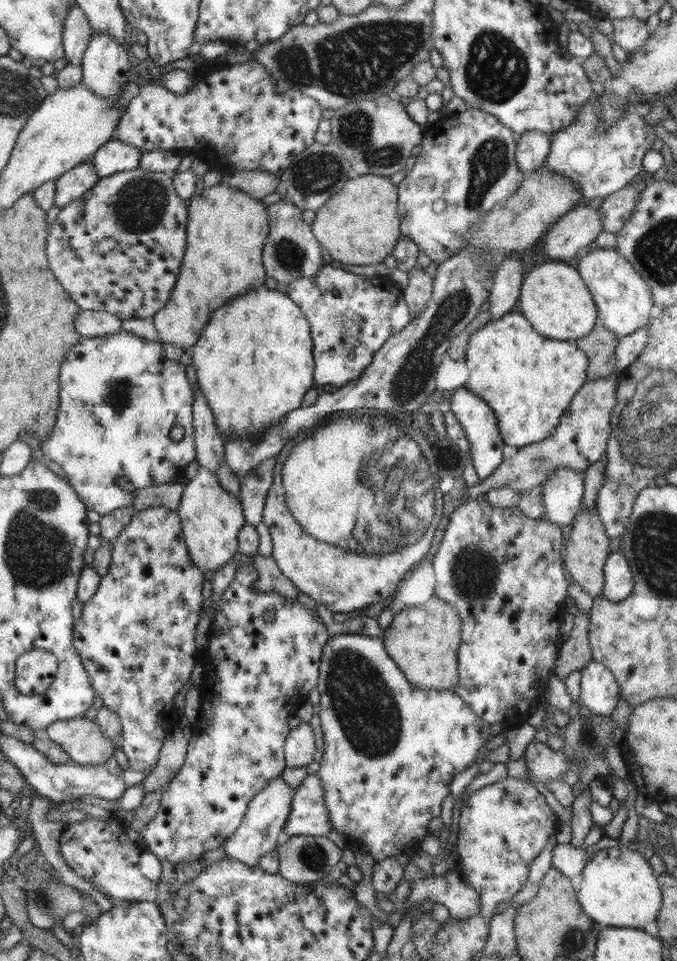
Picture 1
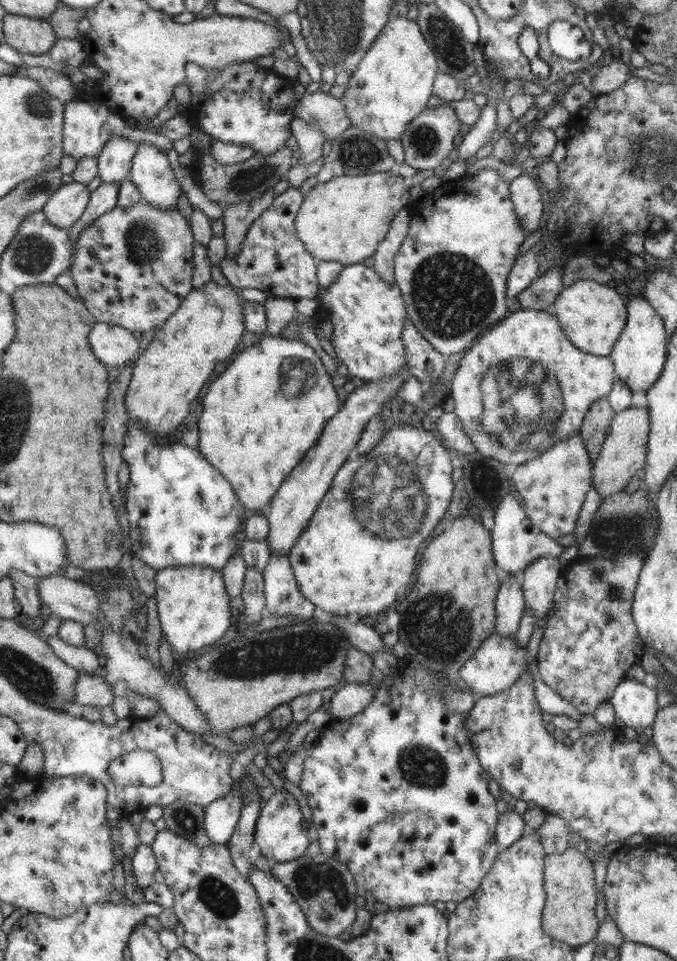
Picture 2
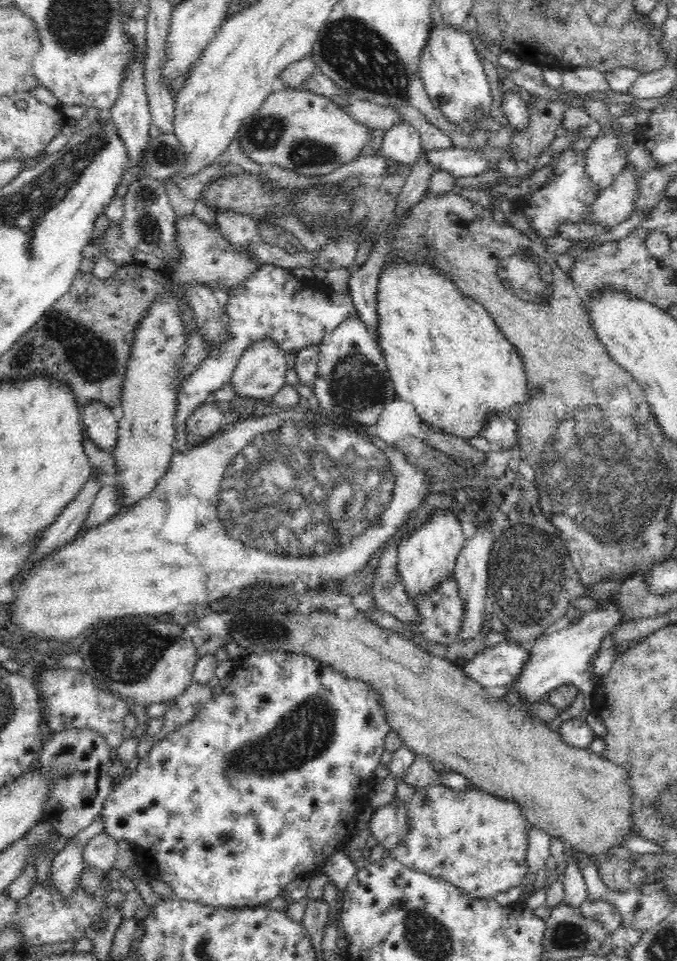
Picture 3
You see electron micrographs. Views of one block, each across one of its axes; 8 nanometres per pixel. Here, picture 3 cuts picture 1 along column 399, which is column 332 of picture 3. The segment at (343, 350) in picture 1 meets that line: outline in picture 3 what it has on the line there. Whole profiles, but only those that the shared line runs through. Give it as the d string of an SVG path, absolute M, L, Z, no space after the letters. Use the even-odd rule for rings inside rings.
M265 264L258 267L241 285L234 287L229 292L229 300L226 304L226 315L228 315L228 333L230 339L223 347L214 347L207 358L197 367L197 370L182 382L177 392L177 409L175 414L175 438L173 446L176 450L184 450L188 445L187 420L194 414L200 404L214 400L213 392L218 390L222 384L232 379L238 364L243 358L248 346L258 343L261 339L272 339L272 343L284 354L292 354L304 350L306 346L320 346L324 336L331 334L340 324L351 317L358 317L356 306L351 296L342 296L338 291L338 298L332 298L329 287L316 278L296 279L290 270L273 265Z

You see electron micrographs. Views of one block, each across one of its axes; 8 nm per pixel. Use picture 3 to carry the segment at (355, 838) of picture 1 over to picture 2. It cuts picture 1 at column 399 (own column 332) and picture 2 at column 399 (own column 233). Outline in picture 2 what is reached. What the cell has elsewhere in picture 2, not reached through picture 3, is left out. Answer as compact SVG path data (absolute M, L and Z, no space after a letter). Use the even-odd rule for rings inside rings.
M402 664L398 674L393 677L393 684L387 681L382 684L374 692L374 700L362 712L358 712L352 718L332 721L321 729L319 742L308 750L304 758L302 783L299 787L308 797L308 805L312 809L310 821L312 835L315 835L320 843L321 855L340 864L346 864L356 884L360 884L367 893L372 894L376 903L387 904L390 908L413 907L415 904L432 905L438 900L462 902L473 895L502 851L495 838L500 815L496 808L497 800L488 790L490 776L482 768L474 752L474 746L470 744L469 733L466 732L465 714L452 712L442 702L443 692L454 688L450 685L441 686L440 677L424 670L420 665L412 668Z

